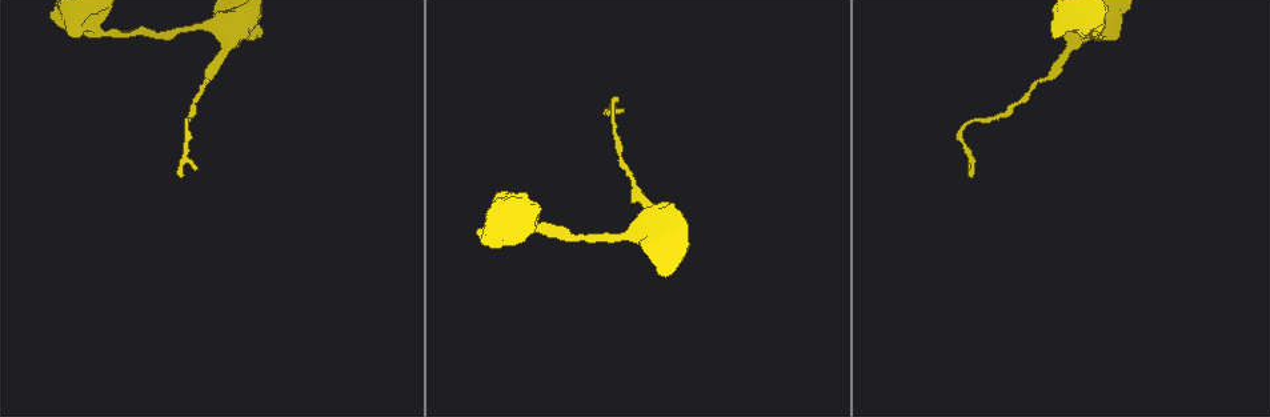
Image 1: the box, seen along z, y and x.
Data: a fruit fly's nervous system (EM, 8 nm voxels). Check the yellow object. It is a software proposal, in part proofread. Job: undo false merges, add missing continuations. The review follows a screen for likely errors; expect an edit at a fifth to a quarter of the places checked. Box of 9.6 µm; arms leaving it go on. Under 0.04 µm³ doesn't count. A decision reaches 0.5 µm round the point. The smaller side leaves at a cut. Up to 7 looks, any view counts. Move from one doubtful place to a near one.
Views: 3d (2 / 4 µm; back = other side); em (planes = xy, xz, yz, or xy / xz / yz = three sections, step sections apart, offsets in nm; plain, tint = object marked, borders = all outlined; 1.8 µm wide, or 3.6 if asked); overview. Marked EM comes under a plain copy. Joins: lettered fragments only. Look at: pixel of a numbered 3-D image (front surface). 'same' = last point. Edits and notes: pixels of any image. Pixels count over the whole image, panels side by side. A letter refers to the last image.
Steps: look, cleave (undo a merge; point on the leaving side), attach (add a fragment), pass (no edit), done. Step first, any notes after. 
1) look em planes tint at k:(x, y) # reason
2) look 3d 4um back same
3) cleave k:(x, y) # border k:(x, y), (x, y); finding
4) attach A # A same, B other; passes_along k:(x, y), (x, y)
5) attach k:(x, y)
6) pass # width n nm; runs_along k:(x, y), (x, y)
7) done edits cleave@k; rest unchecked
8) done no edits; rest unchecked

look em planes borders at 1:(654, 230) # small branch off a trunk

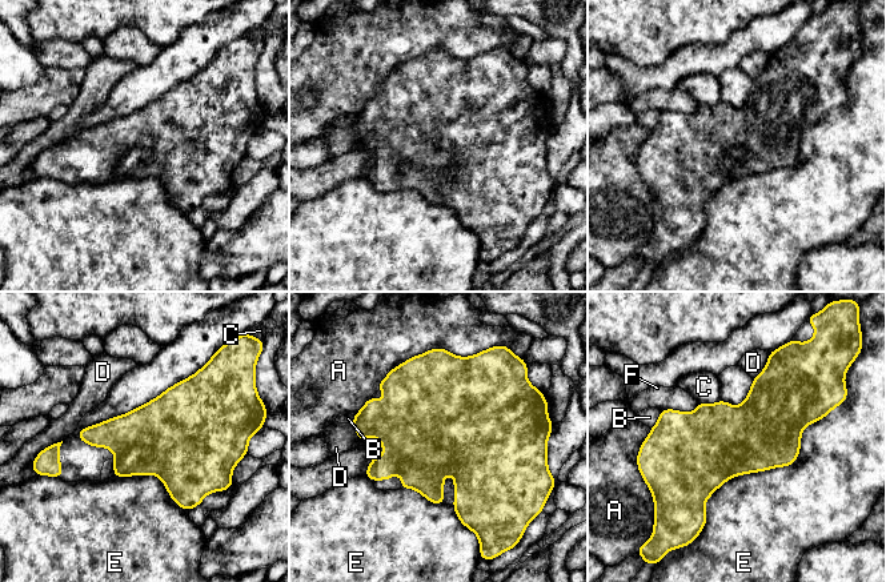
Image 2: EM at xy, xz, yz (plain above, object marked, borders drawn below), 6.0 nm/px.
pass # A other, B other, C other, D other, E other, F other; border 2:(826, 414), (702, 526); all the same neuron

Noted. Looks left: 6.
look 3d 4um at 1:(1053, 38) # stops while still wide

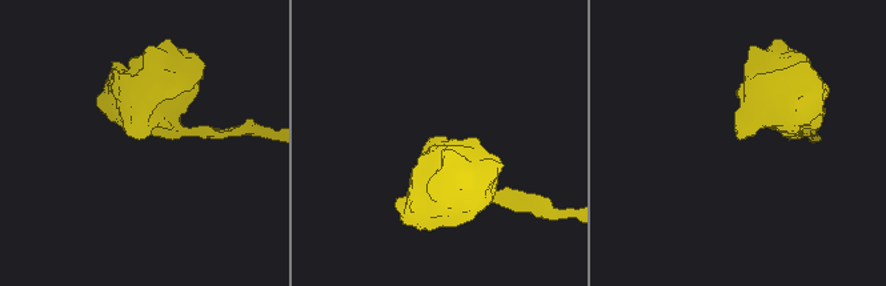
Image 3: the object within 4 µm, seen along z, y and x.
look em planes borders at 3:(739, 137)

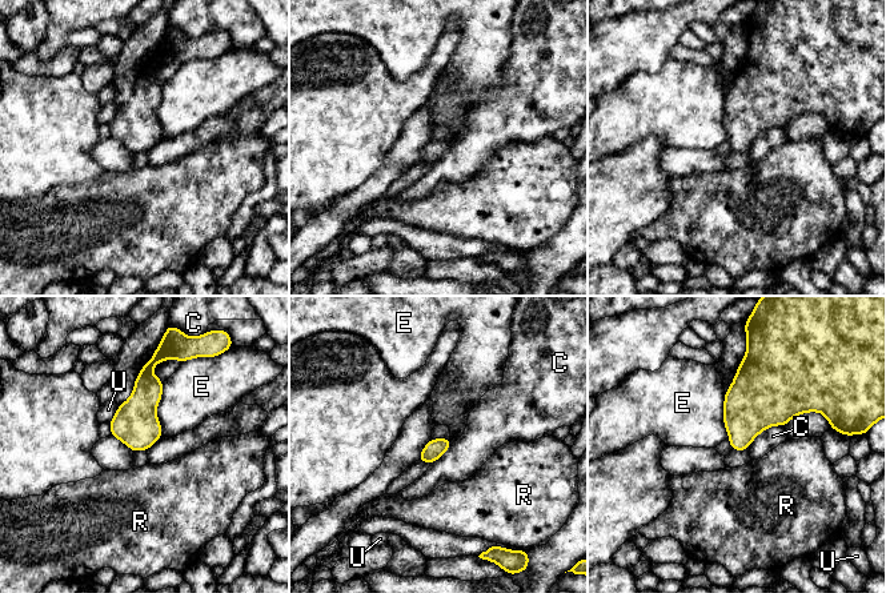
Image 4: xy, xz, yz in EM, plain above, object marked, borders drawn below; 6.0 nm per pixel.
pass # C other, E other, R other, U other; border 4:(784, 425), (769, 425), (746, 449); no lettered fragment goes on from it

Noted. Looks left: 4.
look em planes tint at 1:(183, 174) # free end

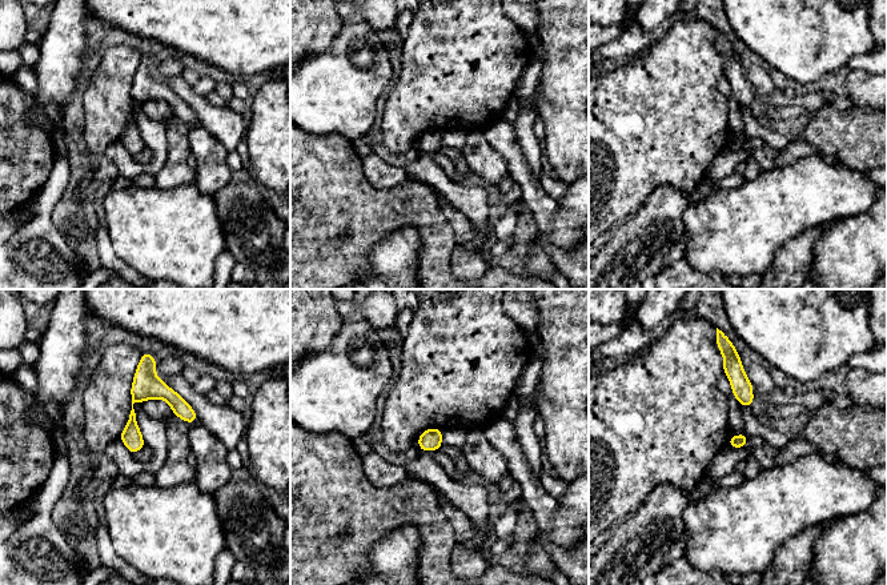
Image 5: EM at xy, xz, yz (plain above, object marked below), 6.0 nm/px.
look em planes borders same

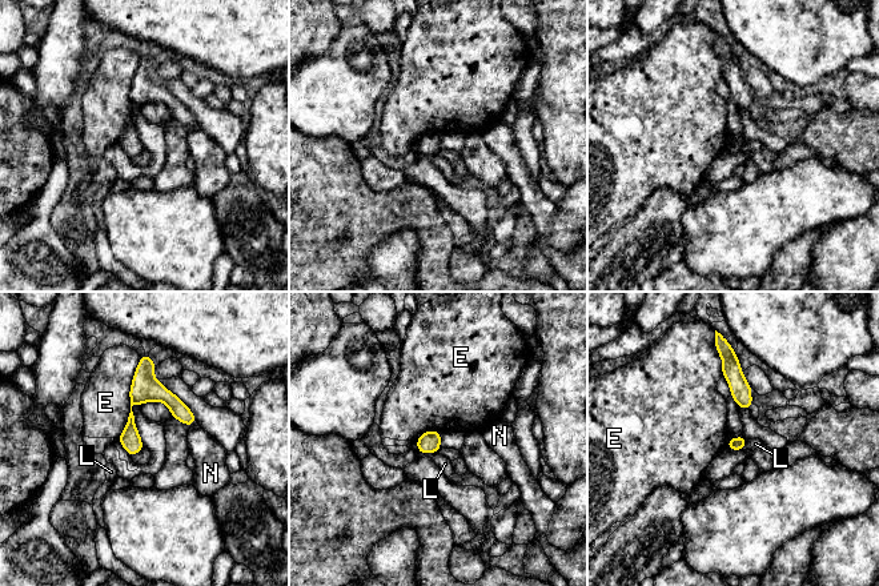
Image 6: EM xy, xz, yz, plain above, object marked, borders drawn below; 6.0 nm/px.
pass # E other, L other, N other; border 6:(417, 450), (426, 453), (437, 452); none of them fits

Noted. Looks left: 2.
done no edits; rest unchecked

